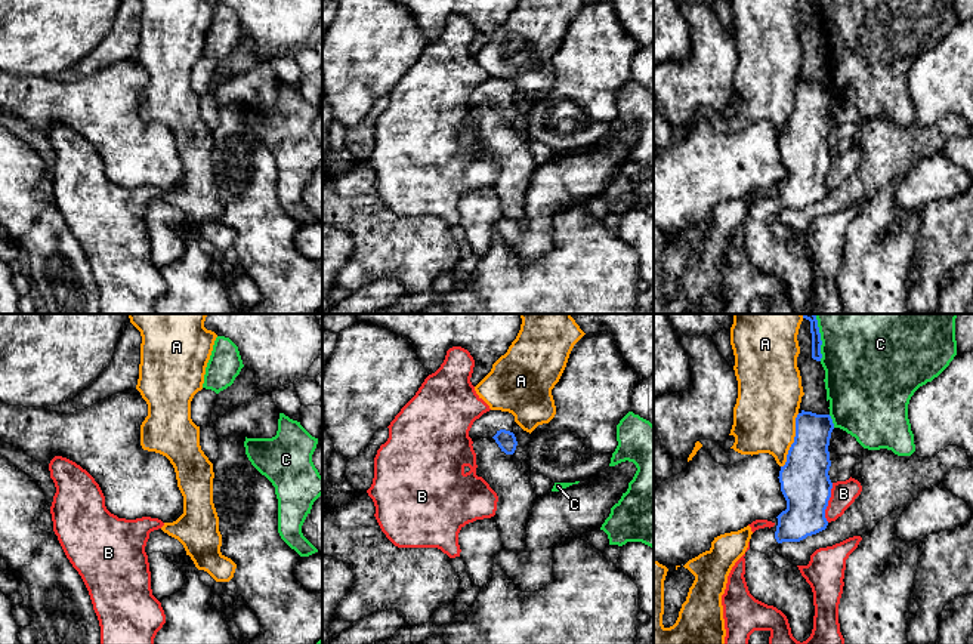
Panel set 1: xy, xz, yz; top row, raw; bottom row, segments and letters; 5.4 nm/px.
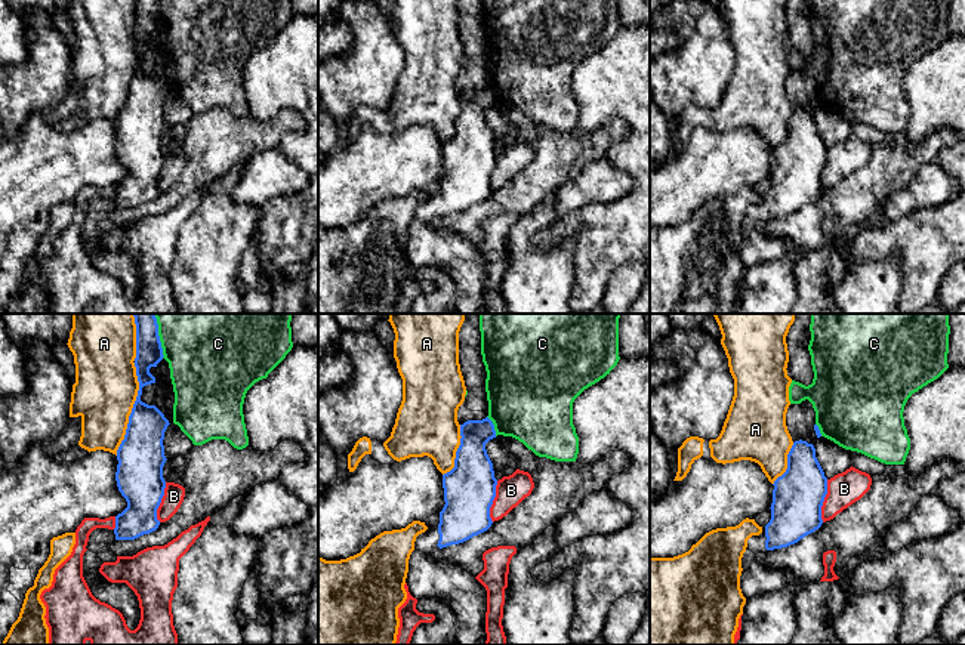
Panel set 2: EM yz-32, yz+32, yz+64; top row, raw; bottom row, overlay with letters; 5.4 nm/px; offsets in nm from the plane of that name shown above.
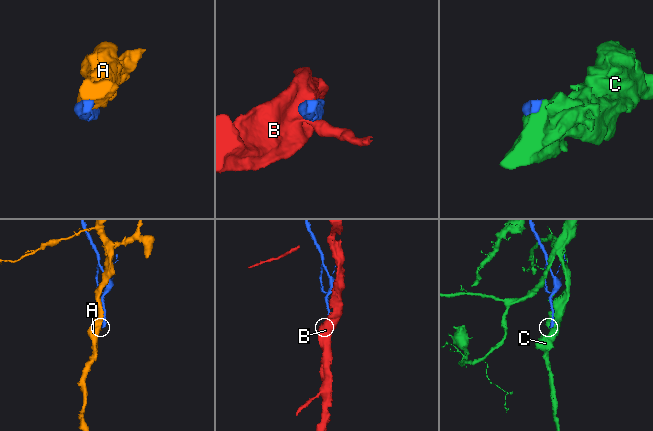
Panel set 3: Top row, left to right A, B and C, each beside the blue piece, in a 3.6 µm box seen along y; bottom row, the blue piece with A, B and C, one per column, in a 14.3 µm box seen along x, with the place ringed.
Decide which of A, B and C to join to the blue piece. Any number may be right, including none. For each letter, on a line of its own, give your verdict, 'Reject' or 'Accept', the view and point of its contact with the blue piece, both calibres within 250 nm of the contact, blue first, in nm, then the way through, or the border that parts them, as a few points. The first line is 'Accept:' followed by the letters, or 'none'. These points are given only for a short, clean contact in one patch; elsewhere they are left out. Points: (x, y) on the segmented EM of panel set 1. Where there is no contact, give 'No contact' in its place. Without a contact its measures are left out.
Accept: none
A: Reject. Touches blue at yz (794, 440). Thickness 280 nm (blue) against 340 nm
B: Reject. Touches blue at yz (827, 502). Thickness 280 nm (blue) against 140 nm. Boundary: yz (833, 483), (825, 510), (827, 521)
C: Reject. Touches blue at yz (831, 421). Thickness 240 nm (blue) against 440 nm

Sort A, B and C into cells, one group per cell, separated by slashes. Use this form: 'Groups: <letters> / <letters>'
Groups: A / B / C

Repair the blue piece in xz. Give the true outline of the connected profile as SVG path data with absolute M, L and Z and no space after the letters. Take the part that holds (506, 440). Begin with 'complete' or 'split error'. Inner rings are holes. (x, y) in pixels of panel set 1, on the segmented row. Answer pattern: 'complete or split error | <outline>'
split error | M489 410L476 419L469 431L472 441L494 438L501 452L513 455L518 446L513 434L515 416L509 412Z

